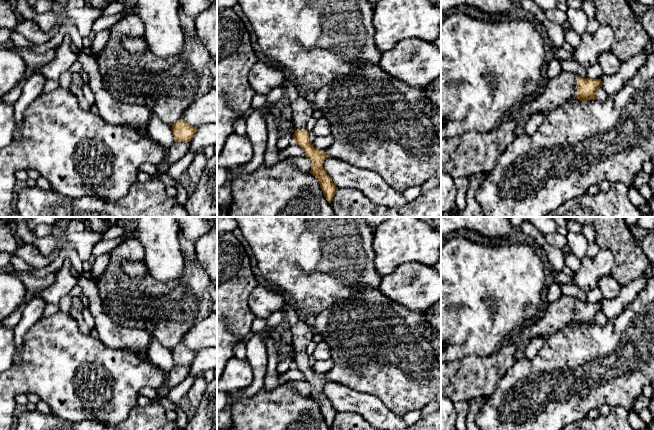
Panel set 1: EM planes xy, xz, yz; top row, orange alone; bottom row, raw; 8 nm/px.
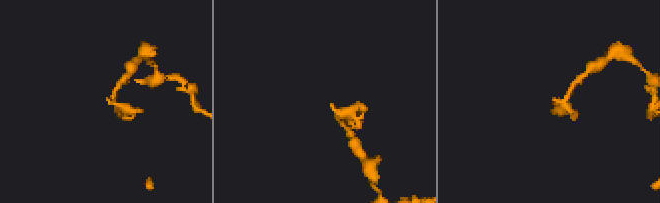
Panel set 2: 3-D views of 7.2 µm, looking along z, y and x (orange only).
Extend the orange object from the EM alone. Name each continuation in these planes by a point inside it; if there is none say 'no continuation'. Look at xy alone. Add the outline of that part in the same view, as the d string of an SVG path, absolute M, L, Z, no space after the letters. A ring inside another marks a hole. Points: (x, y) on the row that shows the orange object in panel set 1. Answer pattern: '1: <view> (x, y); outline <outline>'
no continuation

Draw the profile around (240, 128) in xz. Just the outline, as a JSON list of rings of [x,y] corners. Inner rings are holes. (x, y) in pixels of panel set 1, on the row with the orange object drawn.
[[[240,116],[235,120],[234,132],[241,136],[247,136],[246,120],[243,116]]]

